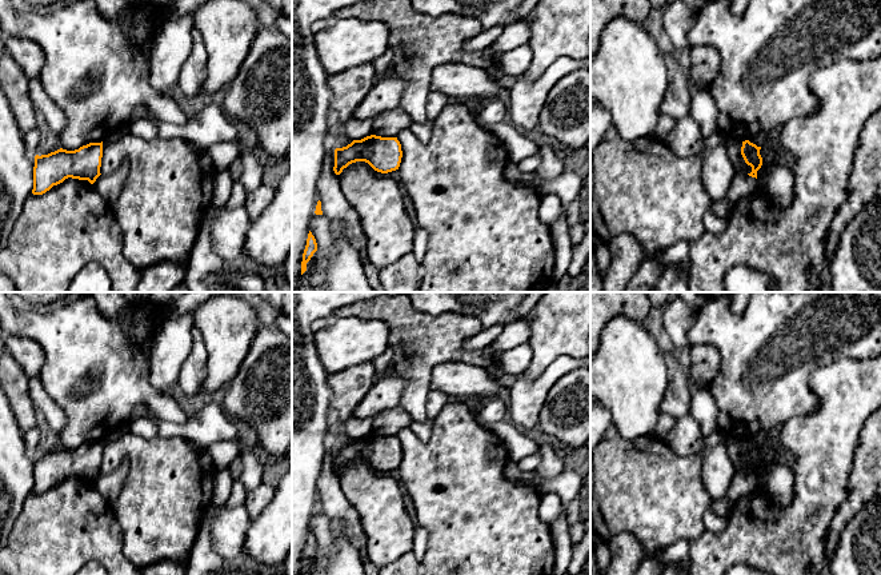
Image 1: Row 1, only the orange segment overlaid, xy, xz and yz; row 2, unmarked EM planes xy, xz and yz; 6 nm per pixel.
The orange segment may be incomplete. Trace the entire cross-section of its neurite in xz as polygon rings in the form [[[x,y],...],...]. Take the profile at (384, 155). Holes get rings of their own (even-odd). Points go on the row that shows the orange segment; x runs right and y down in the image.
[[[376,135],[361,140],[353,140],[343,148],[335,149],[336,175],[356,161],[368,163],[375,171],[388,173],[399,169],[403,157],[401,144],[397,137],[381,137]]]

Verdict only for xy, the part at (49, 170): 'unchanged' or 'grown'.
unchanged

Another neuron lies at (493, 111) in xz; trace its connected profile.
[[[496,99],[484,103],[477,121],[482,125],[493,125],[505,119],[508,119],[508,107]]]

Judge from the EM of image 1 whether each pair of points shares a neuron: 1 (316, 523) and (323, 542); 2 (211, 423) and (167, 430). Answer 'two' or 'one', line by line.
1: one
2: one

